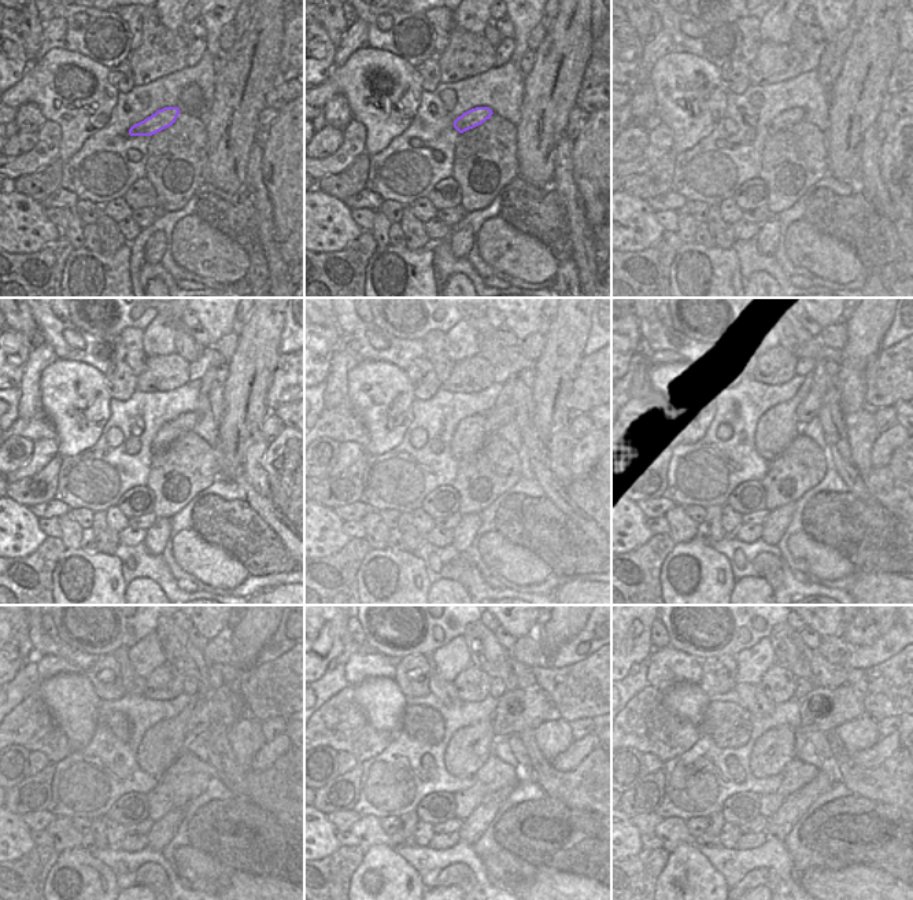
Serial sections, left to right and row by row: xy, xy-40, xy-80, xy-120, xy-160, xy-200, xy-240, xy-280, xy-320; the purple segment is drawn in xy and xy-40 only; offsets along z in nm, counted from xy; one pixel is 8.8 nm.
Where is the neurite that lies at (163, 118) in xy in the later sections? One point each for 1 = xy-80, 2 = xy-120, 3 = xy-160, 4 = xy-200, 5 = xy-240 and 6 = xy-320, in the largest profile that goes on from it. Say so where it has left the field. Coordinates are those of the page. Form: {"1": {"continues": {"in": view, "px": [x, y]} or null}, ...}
{"1": {"continues": {"in": "xy-80", "px": [790, 117]}}, "2": {"continues": {"in": "xy-120", "px": [185, 421]}}, "3": {"continues": {"in": "xy-160", "px": [503, 412]}}, "4": {"continues": {"in": "xy-200", "px": [809, 408]}}, "5": {"continues": {"in": "xy-240", "px": [220, 701]}}, "6": {"continues": {"in": "xy-320", "px": [823, 709]}}}

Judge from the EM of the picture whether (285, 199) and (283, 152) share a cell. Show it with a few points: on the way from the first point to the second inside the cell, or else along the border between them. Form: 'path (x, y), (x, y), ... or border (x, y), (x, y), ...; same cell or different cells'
path (285, 188), (285, 163); same cell

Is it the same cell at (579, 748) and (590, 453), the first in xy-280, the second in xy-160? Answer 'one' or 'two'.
one

